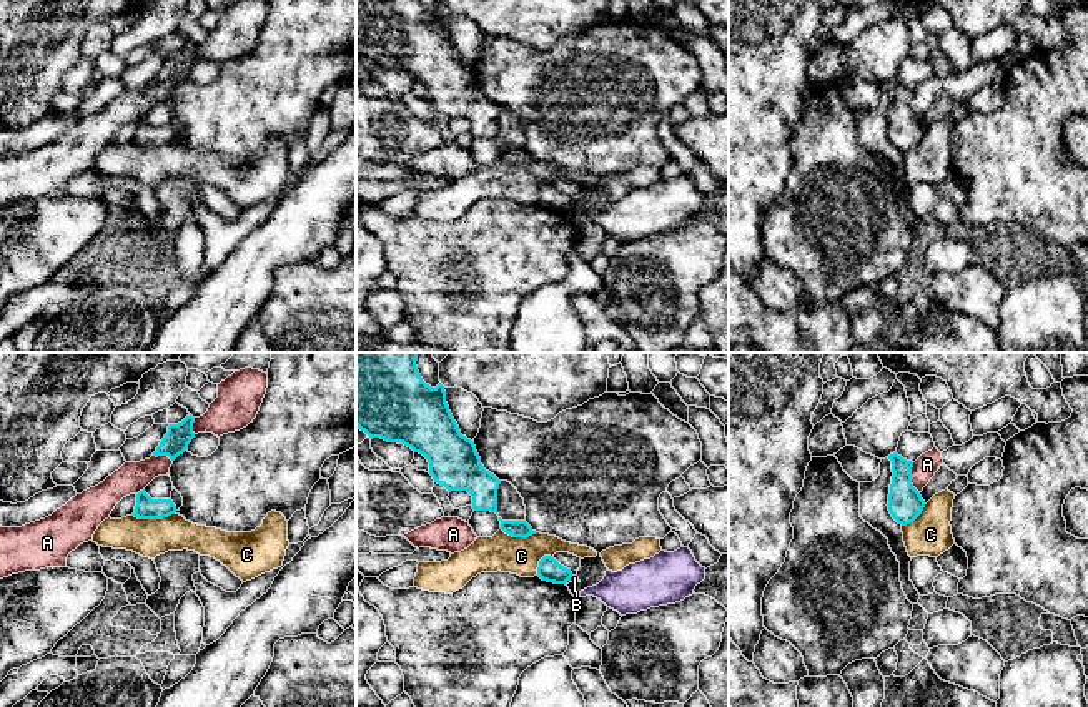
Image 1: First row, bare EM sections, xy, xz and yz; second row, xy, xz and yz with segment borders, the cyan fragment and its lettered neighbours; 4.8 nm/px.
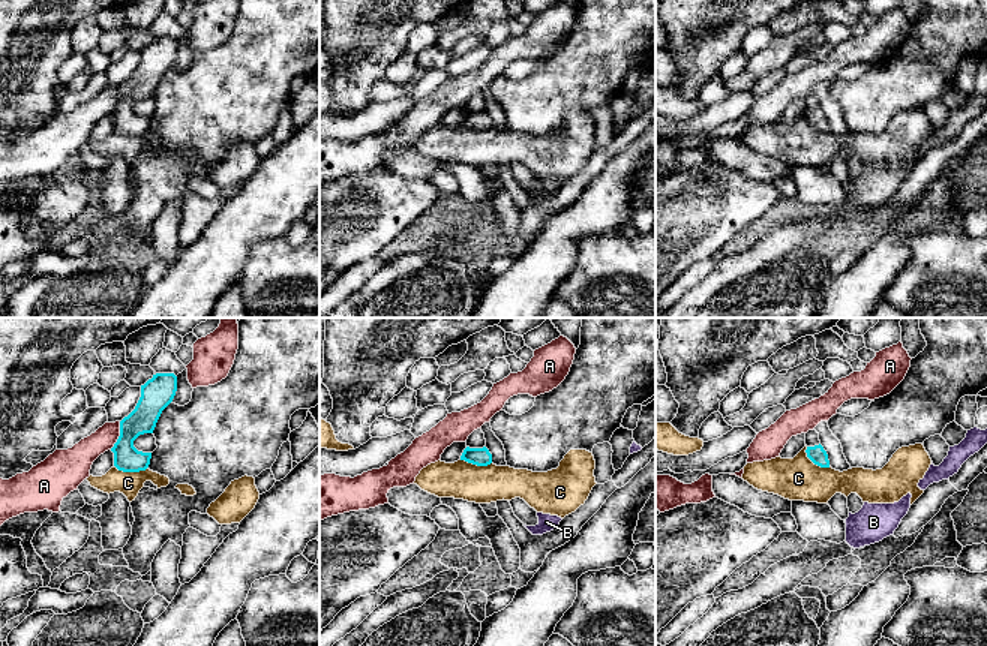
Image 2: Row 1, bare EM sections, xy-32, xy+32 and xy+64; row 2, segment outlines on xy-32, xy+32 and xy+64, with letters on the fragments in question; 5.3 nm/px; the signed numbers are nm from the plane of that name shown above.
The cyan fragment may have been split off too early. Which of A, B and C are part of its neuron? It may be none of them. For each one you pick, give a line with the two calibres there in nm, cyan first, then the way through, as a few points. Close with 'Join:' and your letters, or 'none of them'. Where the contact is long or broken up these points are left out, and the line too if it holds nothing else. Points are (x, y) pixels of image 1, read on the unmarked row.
Join: none of them

